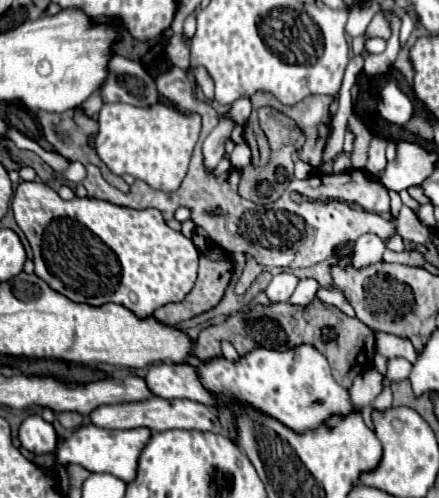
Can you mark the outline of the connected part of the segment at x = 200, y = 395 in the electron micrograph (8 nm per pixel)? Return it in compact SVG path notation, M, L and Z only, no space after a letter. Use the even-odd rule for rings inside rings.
M153 365L145 375L145 383L155 397L191 399L203 405L213 405L213 397L201 389L197 371L191 365Z

